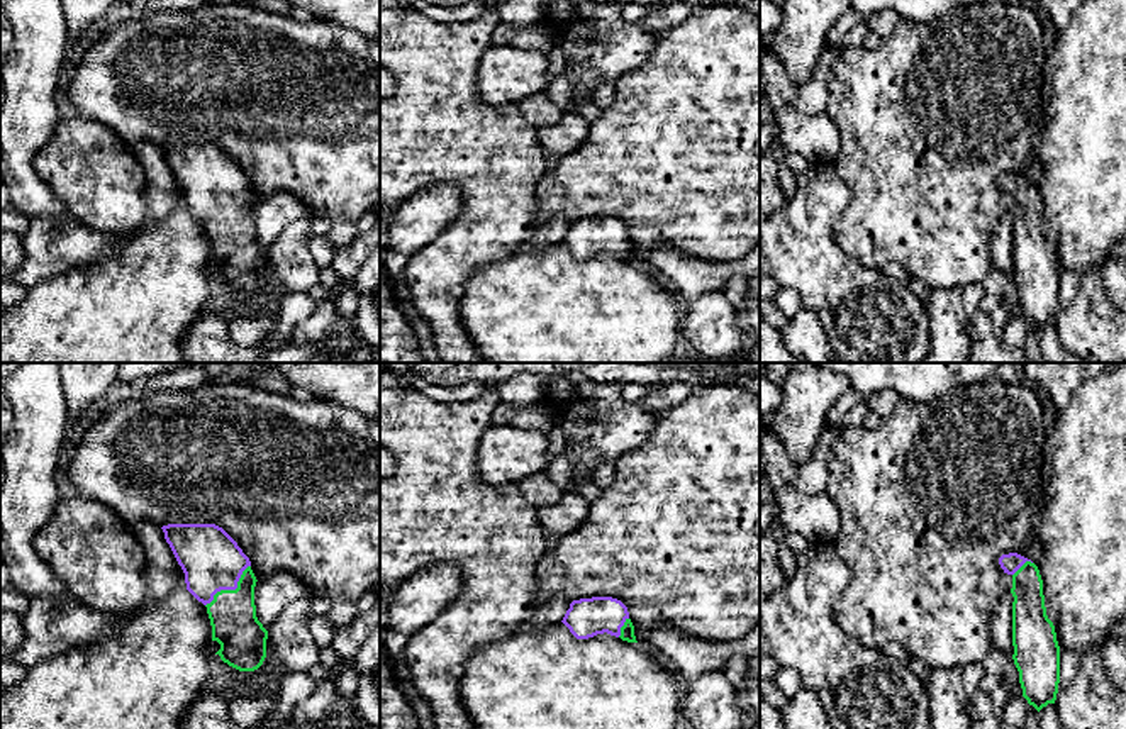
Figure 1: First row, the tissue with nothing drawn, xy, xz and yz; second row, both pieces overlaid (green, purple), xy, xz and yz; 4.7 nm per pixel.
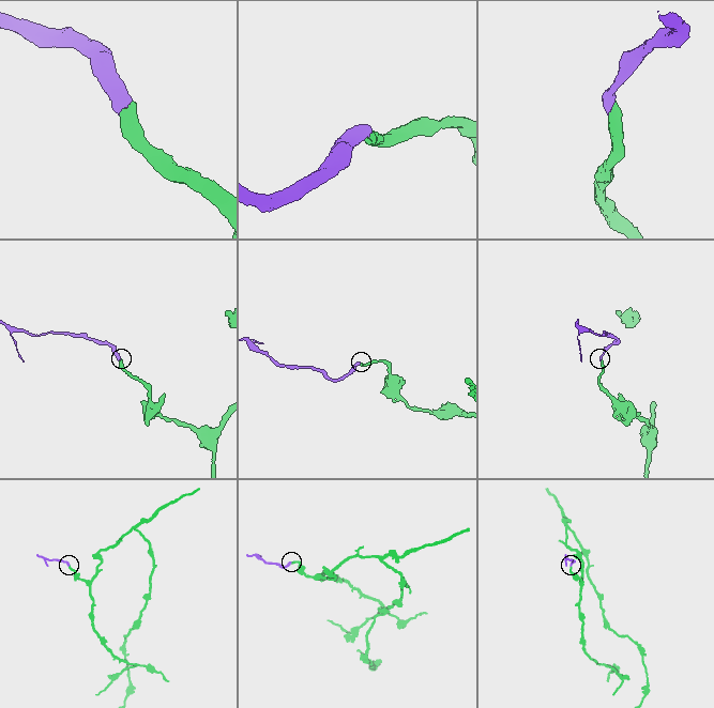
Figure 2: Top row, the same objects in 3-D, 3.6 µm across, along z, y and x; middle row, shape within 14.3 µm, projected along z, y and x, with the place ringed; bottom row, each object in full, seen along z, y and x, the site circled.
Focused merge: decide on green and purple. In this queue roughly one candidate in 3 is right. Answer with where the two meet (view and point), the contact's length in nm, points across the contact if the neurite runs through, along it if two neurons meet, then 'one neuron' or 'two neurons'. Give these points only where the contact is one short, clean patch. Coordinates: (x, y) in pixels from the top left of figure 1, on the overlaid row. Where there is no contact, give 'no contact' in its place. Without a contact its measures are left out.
contact xy (231, 590); length 300 nm; way xy (233, 614), (231, 590), (211, 560); one neuron

